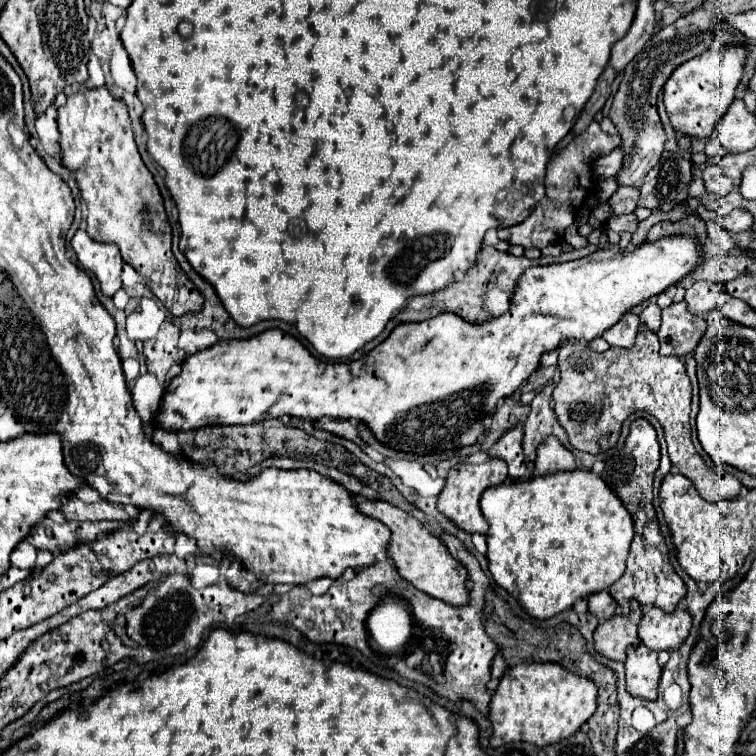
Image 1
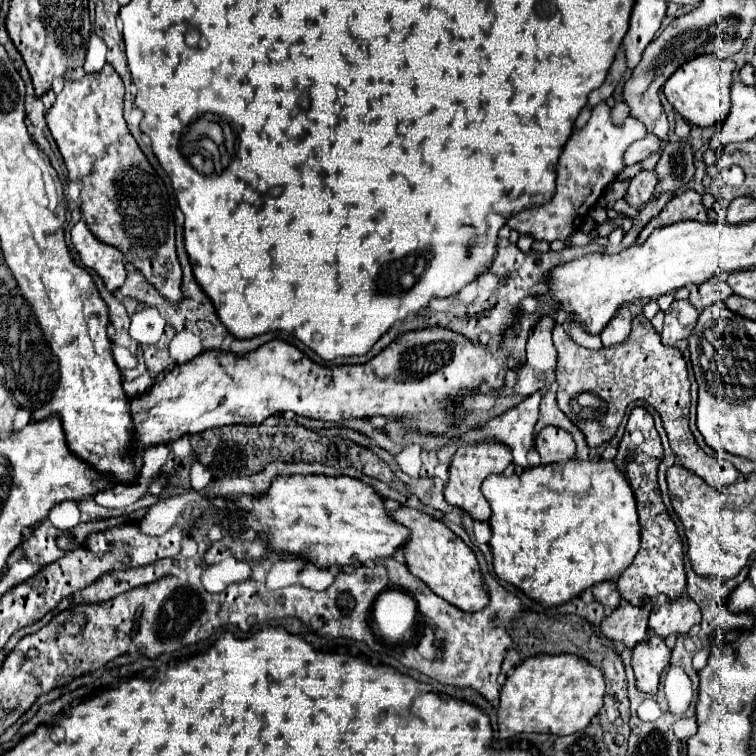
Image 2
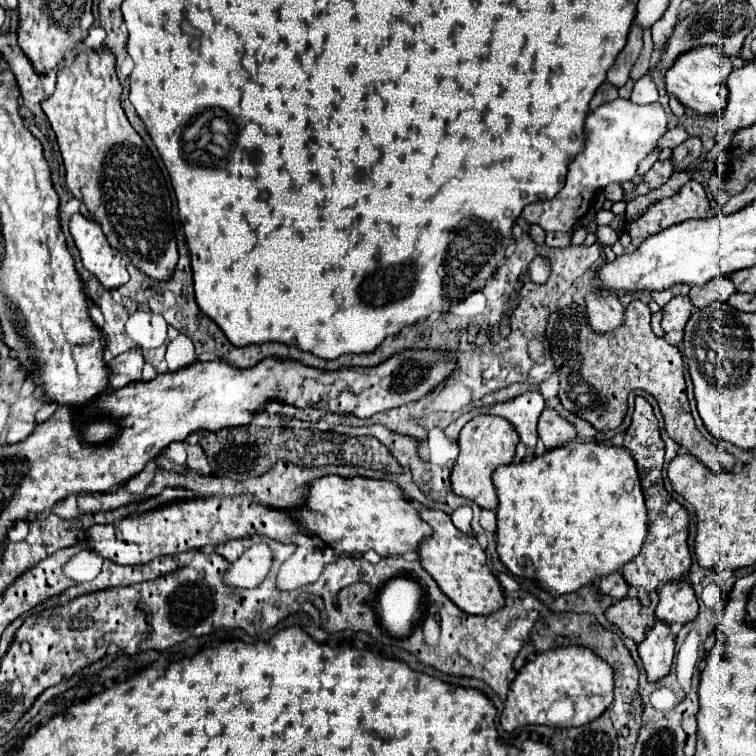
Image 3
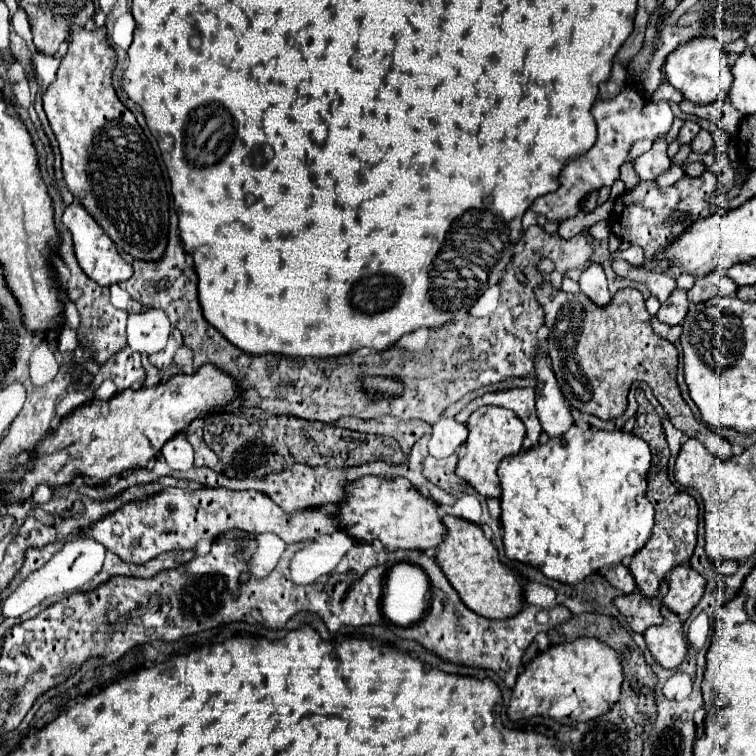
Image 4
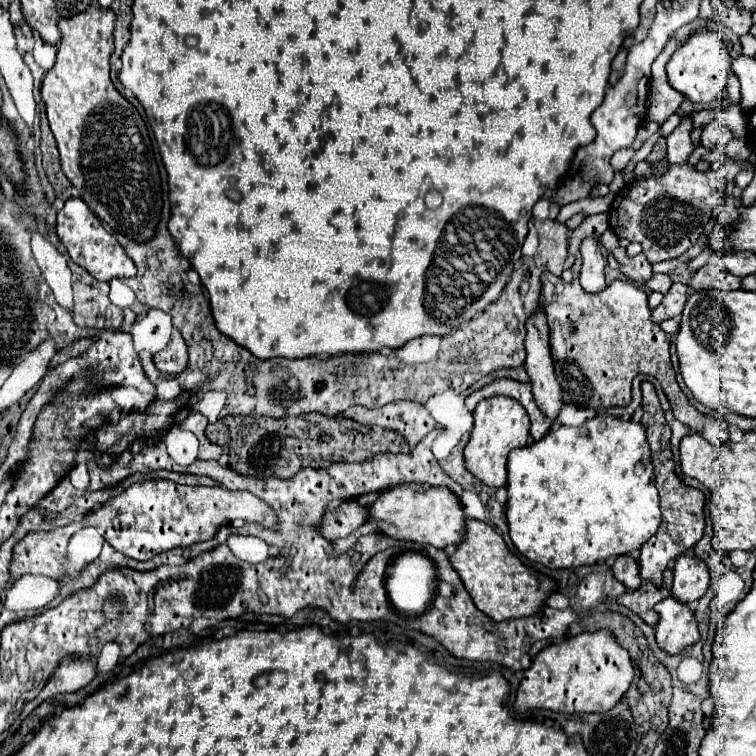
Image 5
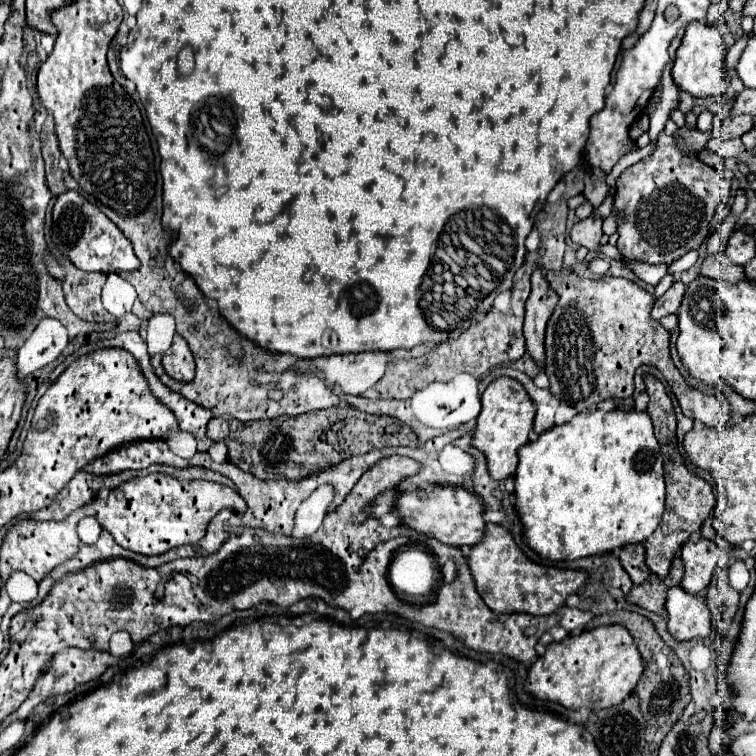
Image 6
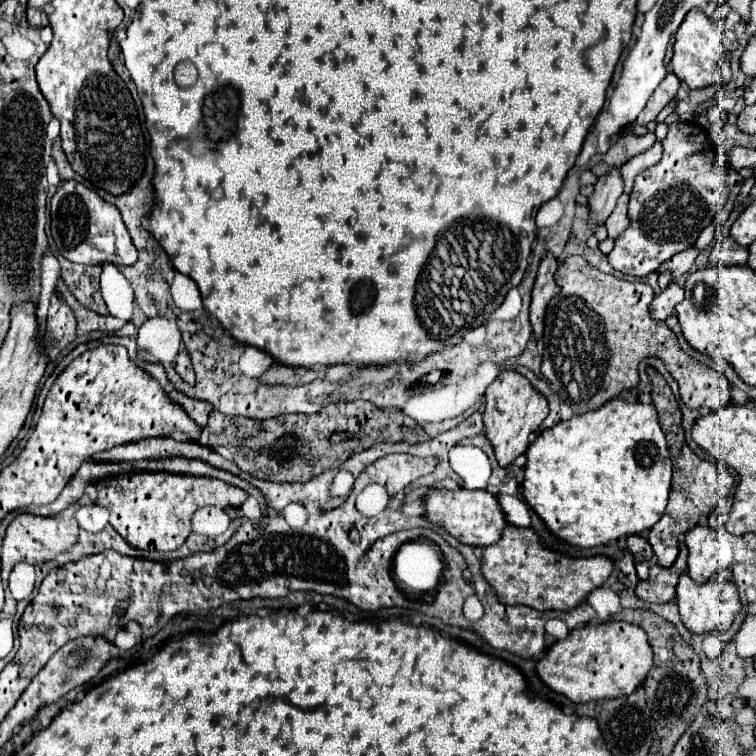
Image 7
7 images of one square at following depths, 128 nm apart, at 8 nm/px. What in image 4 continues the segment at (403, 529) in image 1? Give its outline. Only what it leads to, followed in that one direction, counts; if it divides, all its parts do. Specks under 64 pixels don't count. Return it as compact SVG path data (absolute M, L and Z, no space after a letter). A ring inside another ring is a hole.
M444 516L444 526L448 530L444 542L438 546L438 564L444 574L448 574L450 584L458 590L462 602L480 616L506 620L516 616L524 606L524 582L526 578L512 566L502 564L498 550L490 538L486 538L482 526L462 520L458 516Z

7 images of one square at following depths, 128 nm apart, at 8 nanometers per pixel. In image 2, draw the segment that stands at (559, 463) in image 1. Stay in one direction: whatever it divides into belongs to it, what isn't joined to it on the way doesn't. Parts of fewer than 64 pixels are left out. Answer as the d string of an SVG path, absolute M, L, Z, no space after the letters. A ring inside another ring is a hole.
M556 426L542 428L536 436L534 446L540 452L540 462L542 464L570 460L576 452L576 444L574 444L572 436L566 430L556 428Z

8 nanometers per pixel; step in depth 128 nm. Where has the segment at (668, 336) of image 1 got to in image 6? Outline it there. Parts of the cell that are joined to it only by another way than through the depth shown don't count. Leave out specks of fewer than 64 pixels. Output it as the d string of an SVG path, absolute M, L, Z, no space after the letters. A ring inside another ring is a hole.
M674 282L664 296L660 296L652 308L652 318L654 320L660 320L668 314L676 314L678 308L680 308L680 302L682 302L682 296L684 296L684 290L686 286L682 282Z

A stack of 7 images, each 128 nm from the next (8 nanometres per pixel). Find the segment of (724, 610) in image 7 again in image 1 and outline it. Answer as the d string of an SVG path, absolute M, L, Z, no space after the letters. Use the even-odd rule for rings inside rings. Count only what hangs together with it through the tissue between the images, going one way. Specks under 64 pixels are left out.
M644 644L628 648L626 688L632 696L640 696L644 700L656 700L660 674L662 668L658 664L658 652L646 648Z

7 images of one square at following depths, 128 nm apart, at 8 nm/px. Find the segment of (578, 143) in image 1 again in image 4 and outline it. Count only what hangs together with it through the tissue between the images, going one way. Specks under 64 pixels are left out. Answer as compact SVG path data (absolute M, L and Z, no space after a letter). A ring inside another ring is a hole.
M636 84L624 86L622 92L610 100L596 100L592 106L592 116L598 126L596 144L586 154L574 158L564 166L560 174L560 188L556 192L540 196L532 204L532 210L548 216L548 220L566 220L574 216L588 192L602 186L612 186L612 182L620 176L620 166L626 162L632 144L642 138L656 140L658 136L666 134L675 118L669 102L654 104L648 98L642 98Z

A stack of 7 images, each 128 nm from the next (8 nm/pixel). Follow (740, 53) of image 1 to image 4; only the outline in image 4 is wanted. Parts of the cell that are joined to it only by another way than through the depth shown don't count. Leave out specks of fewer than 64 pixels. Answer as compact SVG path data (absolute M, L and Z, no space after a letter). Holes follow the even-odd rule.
M712 36L692 38L690 42L678 46L674 52L666 56L664 70L666 70L668 82L694 104L710 104L714 100L724 98L734 80L730 72L730 64L726 60L726 50L720 44L720 40L714 40Z

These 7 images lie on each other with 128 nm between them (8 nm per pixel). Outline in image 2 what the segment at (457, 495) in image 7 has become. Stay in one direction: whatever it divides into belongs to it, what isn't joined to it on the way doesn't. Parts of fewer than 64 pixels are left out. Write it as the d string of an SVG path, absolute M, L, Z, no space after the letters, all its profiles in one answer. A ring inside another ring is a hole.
M290 476L290 478L276 478L272 482L272 488L260 496L252 500L250 508L238 510L238 514L242 514L244 518L244 530L254 530L260 534L260 538L264 538L268 542L268 546L272 546L276 552L284 550L290 554L302 554L306 558L310 558L316 566L320 568L330 568L334 564L340 566L348 566L352 556L358 556L360 564L374 560L378 556L394 556L394 552L406 544L410 530L402 524L398 524L396 520L390 518L386 506L384 506L384 498L368 484L364 484L358 478L350 478L350 476Z

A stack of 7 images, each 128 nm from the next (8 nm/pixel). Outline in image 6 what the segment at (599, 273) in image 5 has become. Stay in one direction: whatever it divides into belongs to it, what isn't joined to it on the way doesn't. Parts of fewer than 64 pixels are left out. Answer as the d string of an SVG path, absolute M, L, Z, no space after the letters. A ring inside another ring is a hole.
M590 214L588 218L576 222L570 230L572 242L586 246L588 250L596 250L596 246L600 244L600 236L602 236L602 218L596 214Z

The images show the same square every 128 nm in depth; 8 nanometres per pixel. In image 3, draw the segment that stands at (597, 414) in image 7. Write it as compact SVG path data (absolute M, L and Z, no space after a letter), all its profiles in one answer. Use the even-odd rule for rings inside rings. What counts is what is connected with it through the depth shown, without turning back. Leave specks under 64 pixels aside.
M574 440L562 448L518 464L498 466L492 474L498 492L498 554L516 576L534 578L550 594L568 594L600 576L622 570L648 536L648 508L632 452L624 446Z

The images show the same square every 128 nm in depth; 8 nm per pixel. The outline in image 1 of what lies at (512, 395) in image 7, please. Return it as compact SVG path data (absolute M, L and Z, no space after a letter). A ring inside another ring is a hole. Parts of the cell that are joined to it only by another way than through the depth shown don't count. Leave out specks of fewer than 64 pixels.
M488 458L482 464L462 462L448 472L444 490L438 494L438 510L442 514L446 514L450 520L454 520L466 532L486 534L488 532L488 522L486 522L486 518L480 510L480 494L484 492L484 488L488 488L492 484L502 484L506 478L508 478L508 468L506 468L504 460L500 460L500 458Z

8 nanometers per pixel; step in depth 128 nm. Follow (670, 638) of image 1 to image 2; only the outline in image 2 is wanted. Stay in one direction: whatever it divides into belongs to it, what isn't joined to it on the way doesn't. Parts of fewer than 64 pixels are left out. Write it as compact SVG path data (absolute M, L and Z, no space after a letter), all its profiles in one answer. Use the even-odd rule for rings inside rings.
M664 594L656 598L648 620L648 626L662 638L668 634L686 634L696 624L700 624L700 608L692 598L680 596L670 600Z

